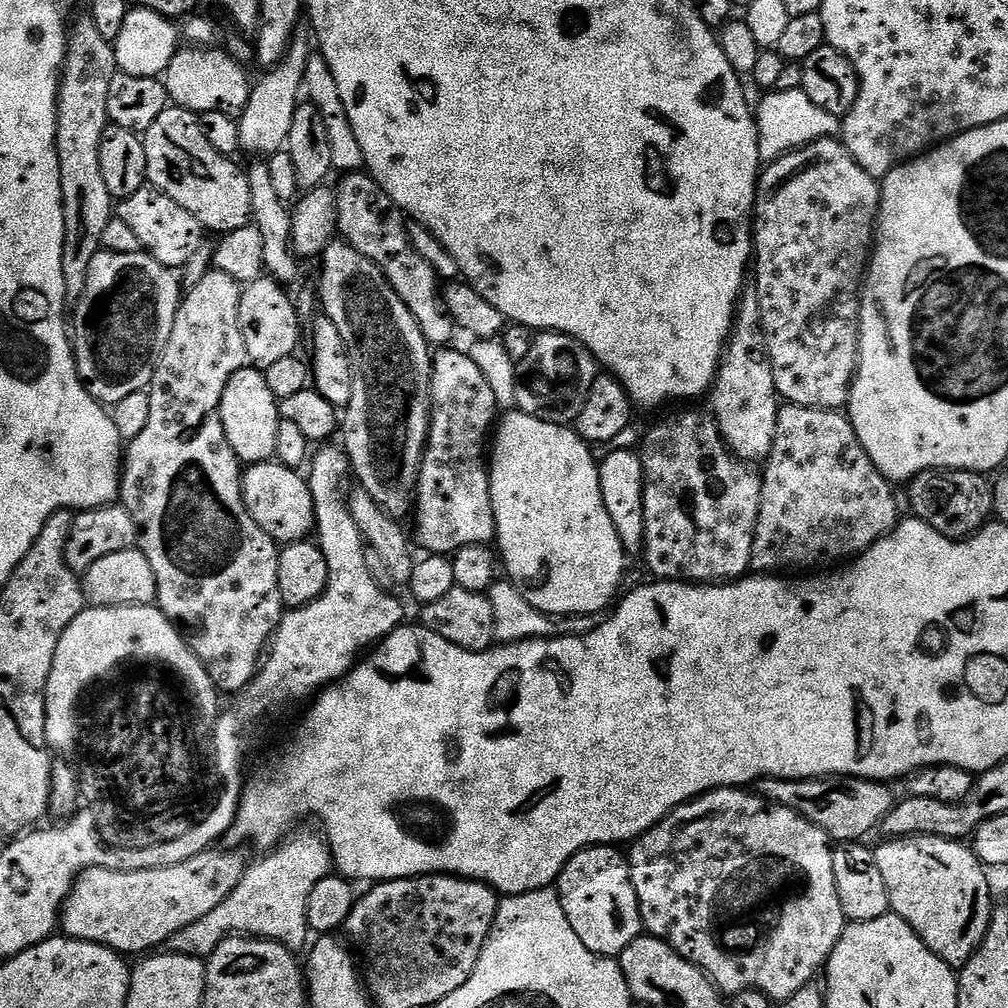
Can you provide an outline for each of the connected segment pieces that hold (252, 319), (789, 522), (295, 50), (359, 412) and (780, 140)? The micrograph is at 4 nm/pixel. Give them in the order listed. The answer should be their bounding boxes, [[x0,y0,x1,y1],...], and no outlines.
[[238,274,302,370],[751,403,896,574],[240,31,314,158],[318,238,433,518],[754,88,841,162]]

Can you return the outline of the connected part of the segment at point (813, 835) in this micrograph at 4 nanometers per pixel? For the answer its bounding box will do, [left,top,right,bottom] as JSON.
[626,787,846,1002]

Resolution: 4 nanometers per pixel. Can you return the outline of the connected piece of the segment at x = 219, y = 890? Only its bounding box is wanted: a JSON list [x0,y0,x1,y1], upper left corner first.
[63,851,246,954]

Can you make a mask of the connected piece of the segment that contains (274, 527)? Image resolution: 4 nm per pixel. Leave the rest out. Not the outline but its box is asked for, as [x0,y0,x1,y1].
[242,462,316,545]

